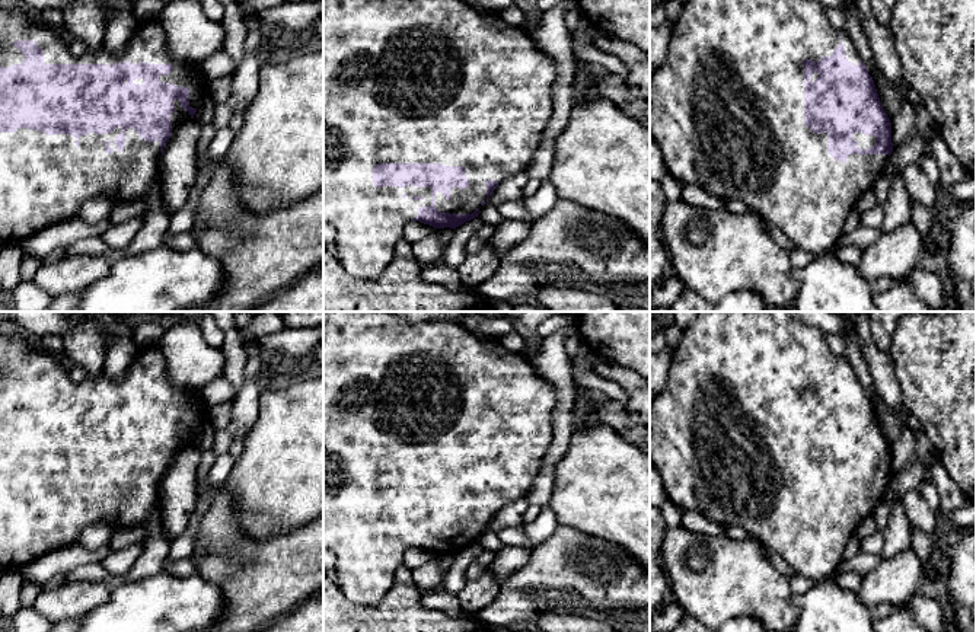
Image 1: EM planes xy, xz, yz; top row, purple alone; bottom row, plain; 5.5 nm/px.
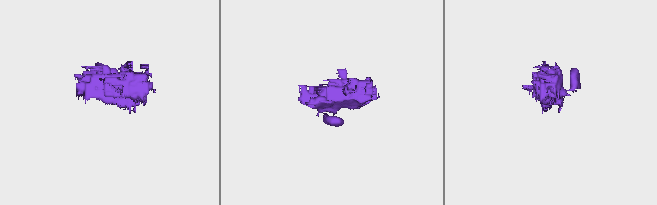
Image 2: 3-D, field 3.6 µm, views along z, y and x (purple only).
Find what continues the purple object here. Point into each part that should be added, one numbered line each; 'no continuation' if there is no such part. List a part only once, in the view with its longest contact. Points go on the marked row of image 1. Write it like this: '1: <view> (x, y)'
1: xz (404, 80)

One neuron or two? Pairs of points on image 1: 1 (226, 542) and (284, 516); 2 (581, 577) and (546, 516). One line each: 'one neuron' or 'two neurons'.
1: two neurons
2: two neurons

